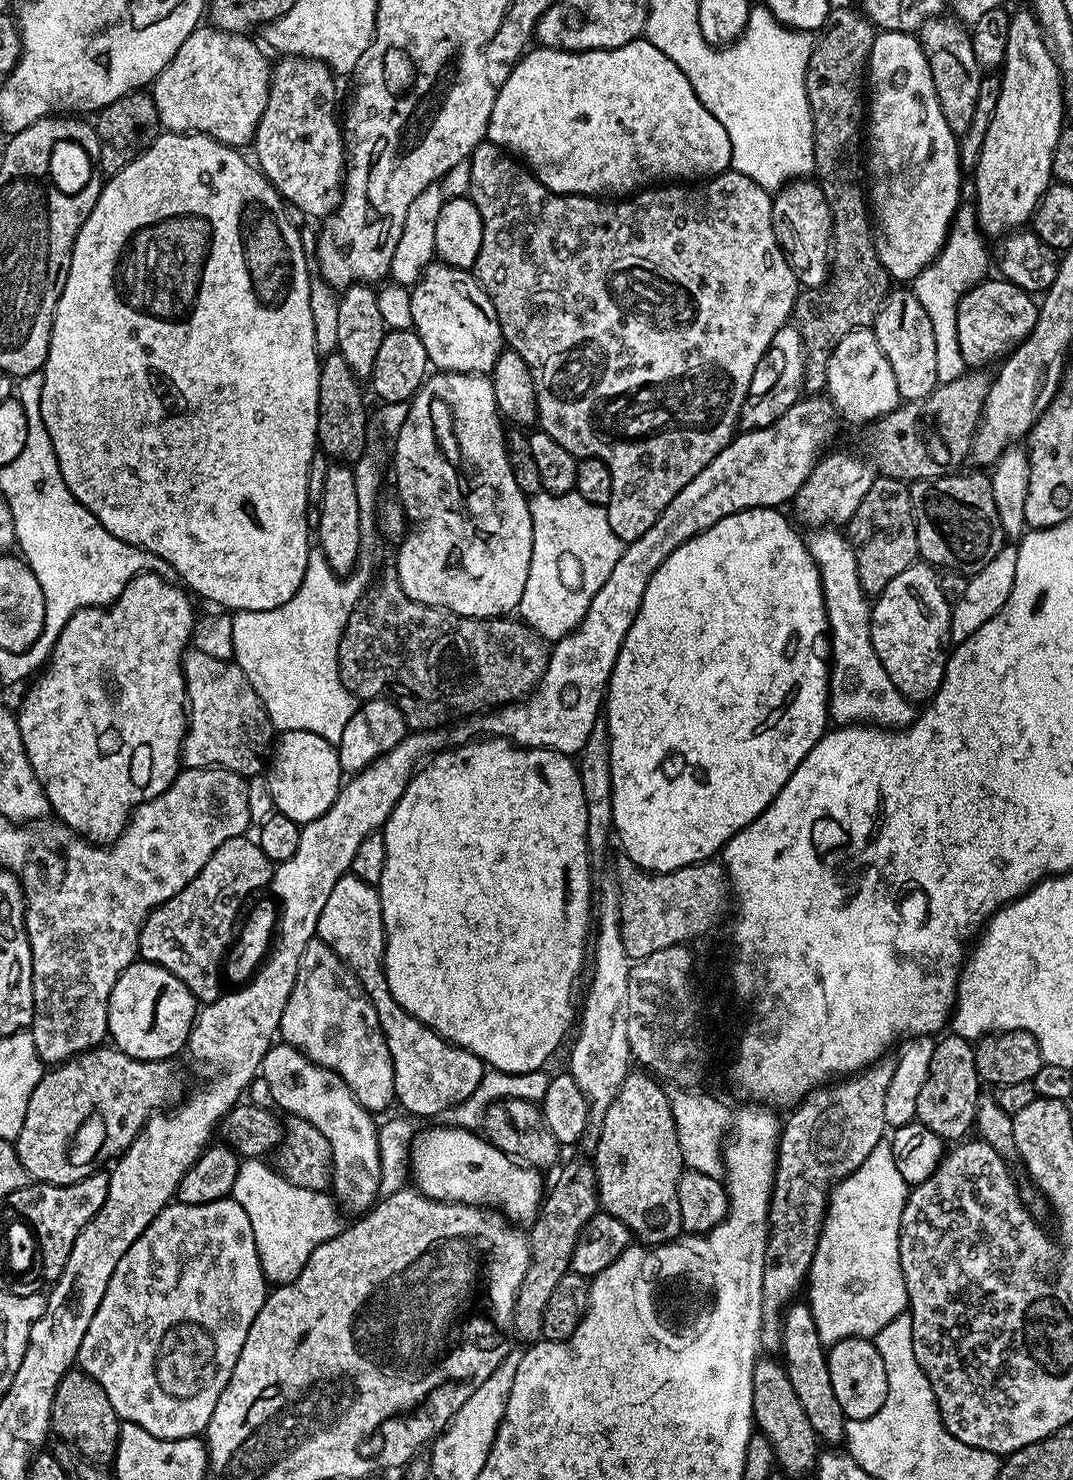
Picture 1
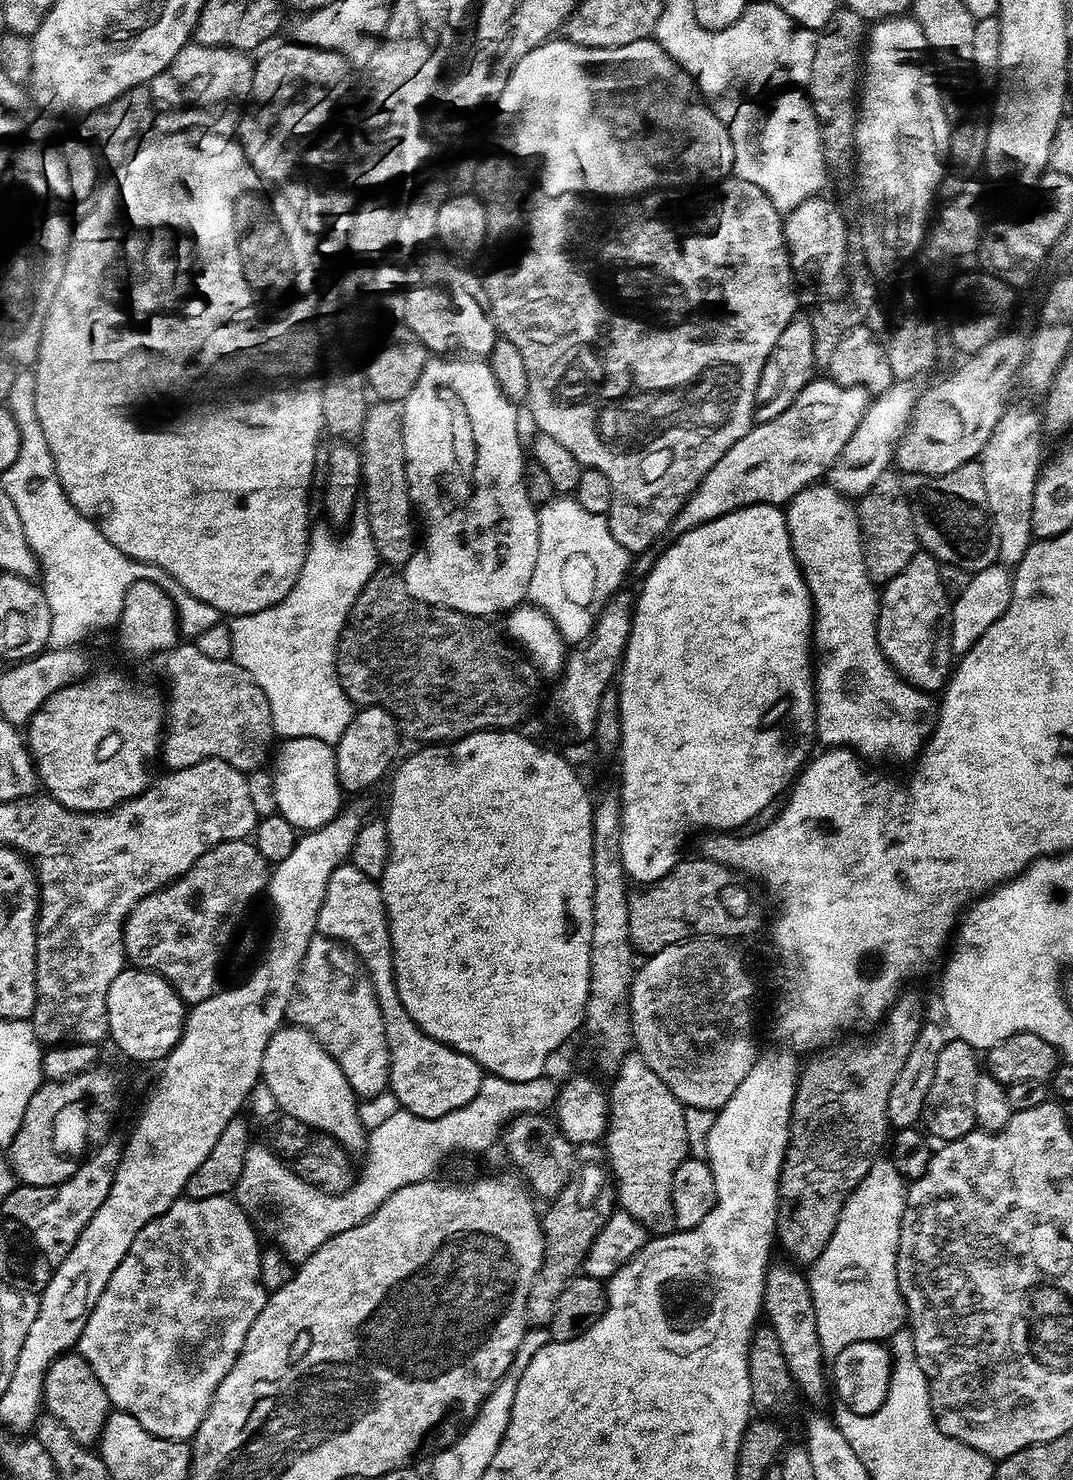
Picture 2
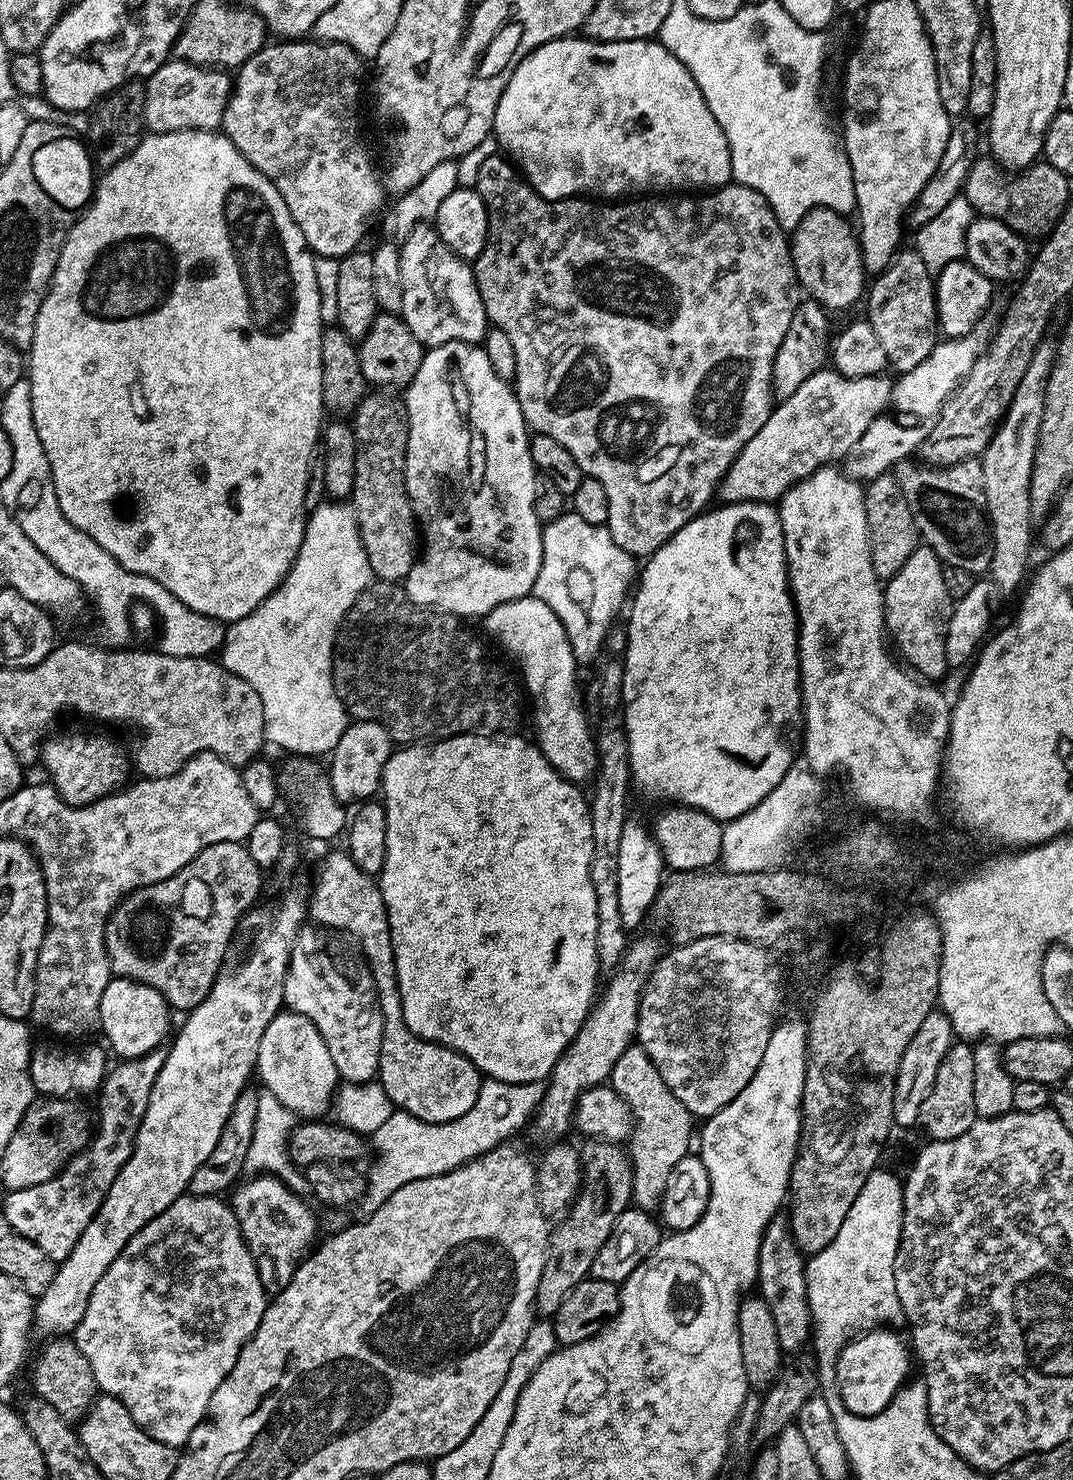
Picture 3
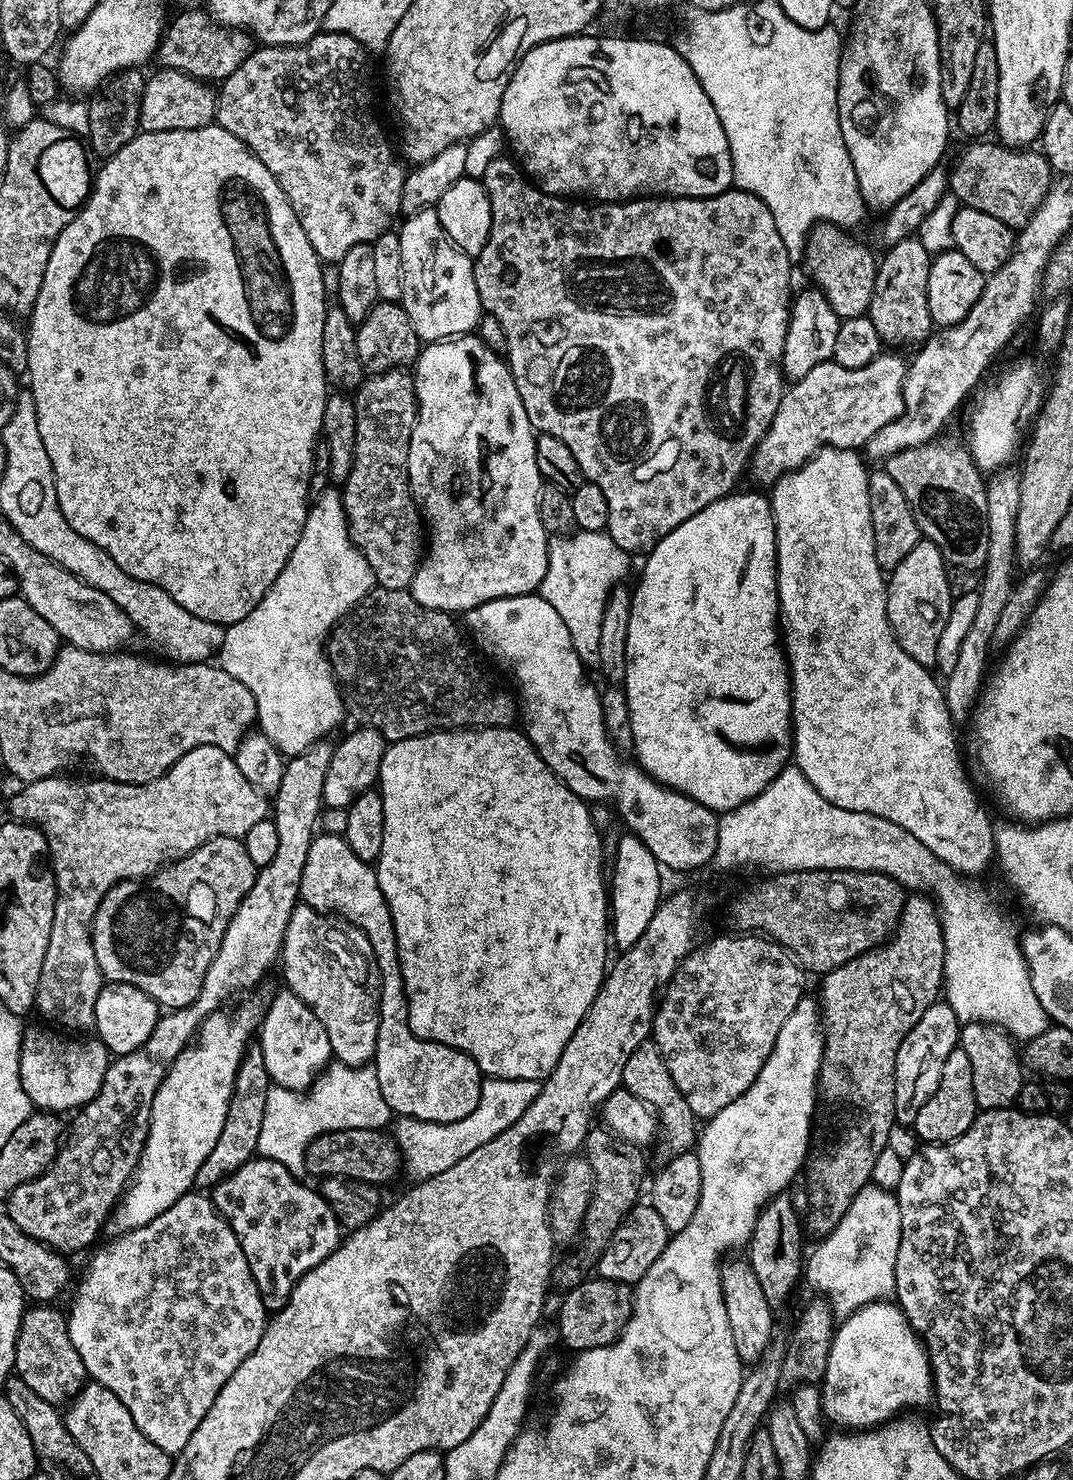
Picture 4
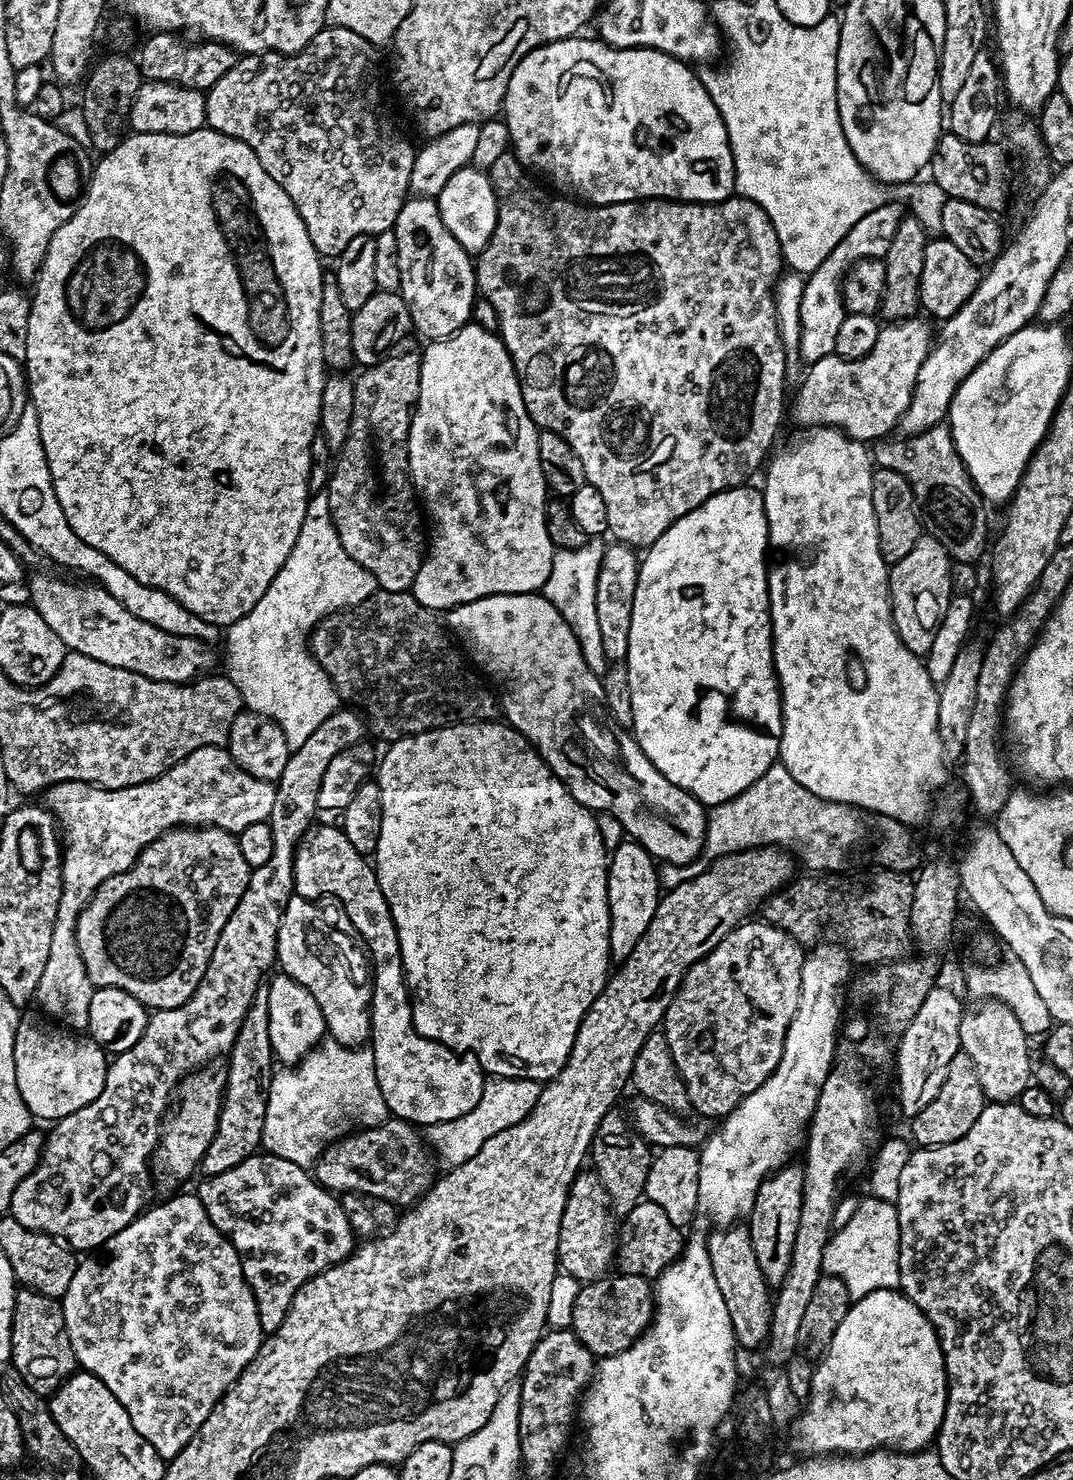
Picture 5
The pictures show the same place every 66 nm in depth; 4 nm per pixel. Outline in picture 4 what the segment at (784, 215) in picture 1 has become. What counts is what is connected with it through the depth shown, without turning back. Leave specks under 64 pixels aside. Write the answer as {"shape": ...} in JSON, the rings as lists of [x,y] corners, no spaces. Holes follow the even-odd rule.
{"shape":[[[815,224],[808,233],[802,265],[812,279],[809,281],[825,296],[834,314],[841,320],[868,315],[877,263],[877,253],[872,253],[866,245],[859,244],[852,234],[834,224]]]}

